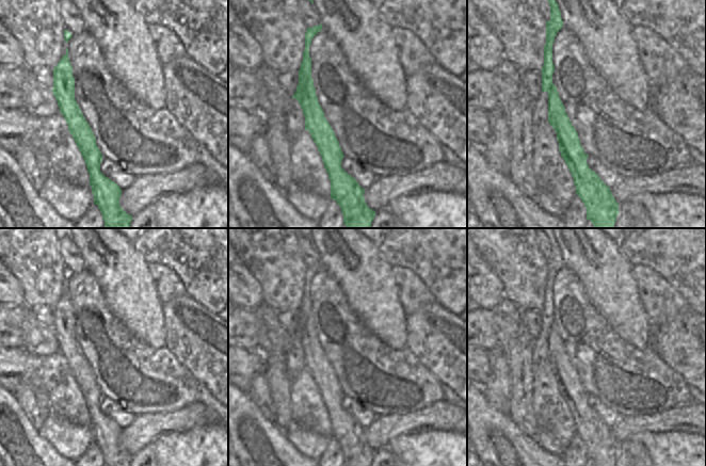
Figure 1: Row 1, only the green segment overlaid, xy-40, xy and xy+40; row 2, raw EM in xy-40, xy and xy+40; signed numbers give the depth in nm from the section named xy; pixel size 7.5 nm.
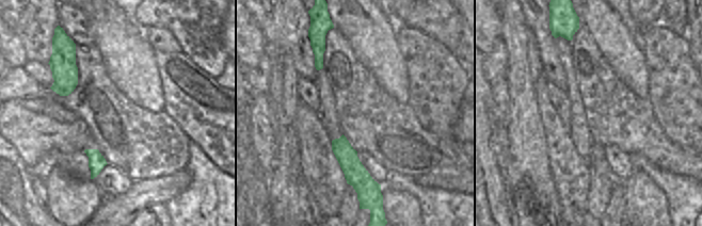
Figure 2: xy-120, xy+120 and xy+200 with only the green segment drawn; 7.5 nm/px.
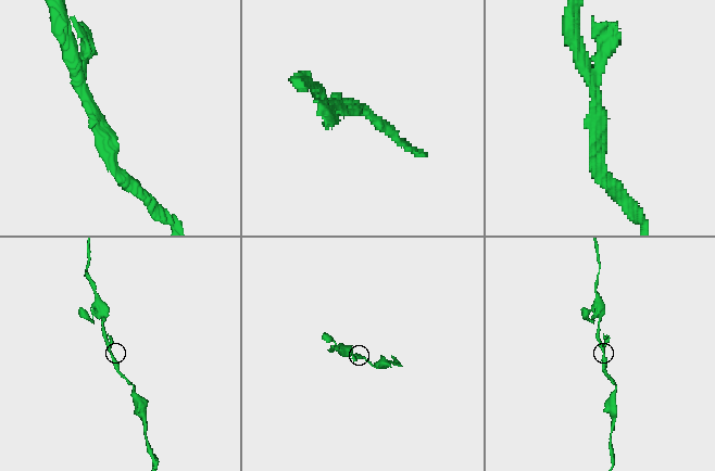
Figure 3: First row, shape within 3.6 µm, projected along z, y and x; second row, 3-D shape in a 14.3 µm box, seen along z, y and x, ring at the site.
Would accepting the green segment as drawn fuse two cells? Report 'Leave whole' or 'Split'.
Leave whole.

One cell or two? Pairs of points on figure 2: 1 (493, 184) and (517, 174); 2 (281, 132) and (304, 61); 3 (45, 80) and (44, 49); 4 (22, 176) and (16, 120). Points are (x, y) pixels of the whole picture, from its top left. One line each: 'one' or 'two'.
1: two
2: two
3: two
4: two

